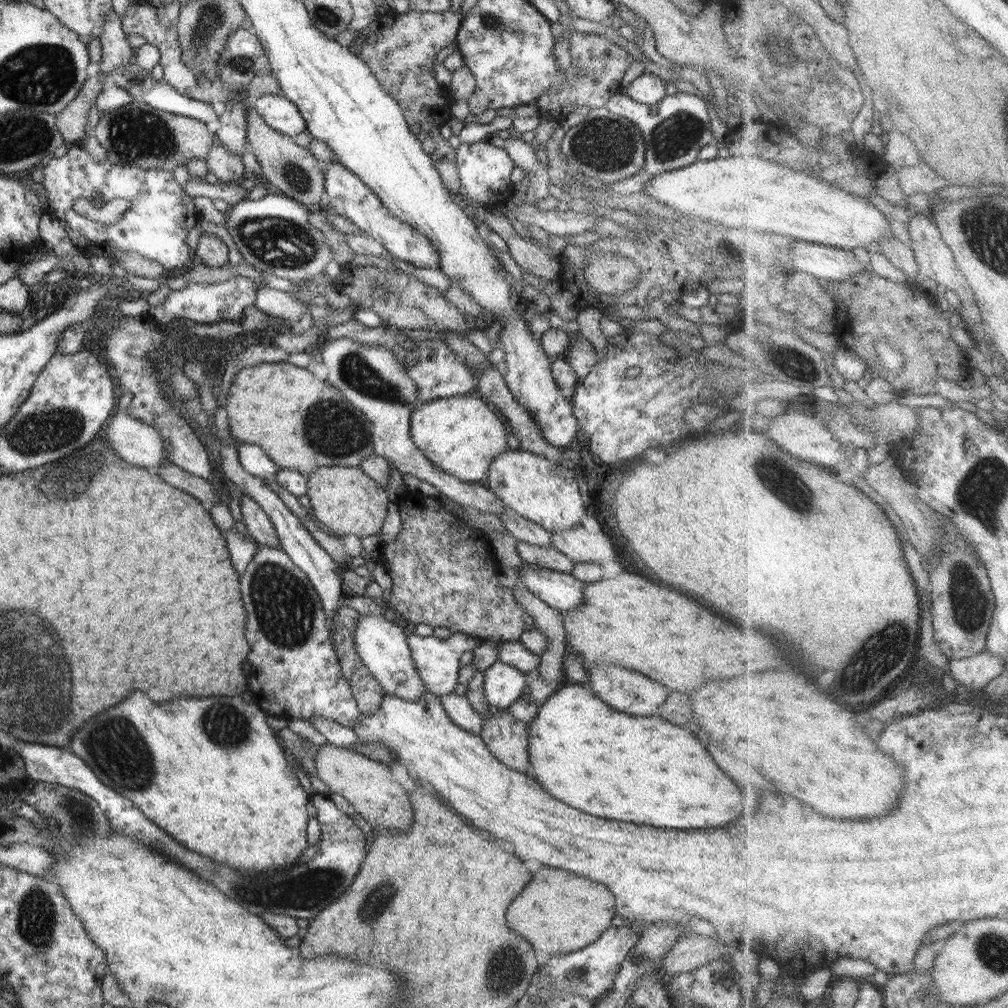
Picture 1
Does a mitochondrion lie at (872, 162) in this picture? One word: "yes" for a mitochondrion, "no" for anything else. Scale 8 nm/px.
no

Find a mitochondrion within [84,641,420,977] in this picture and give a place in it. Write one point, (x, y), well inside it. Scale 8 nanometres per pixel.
(308, 889)

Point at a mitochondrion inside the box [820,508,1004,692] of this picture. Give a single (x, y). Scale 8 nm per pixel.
(967, 602)

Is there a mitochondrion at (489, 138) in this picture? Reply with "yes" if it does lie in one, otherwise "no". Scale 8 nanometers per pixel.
no

